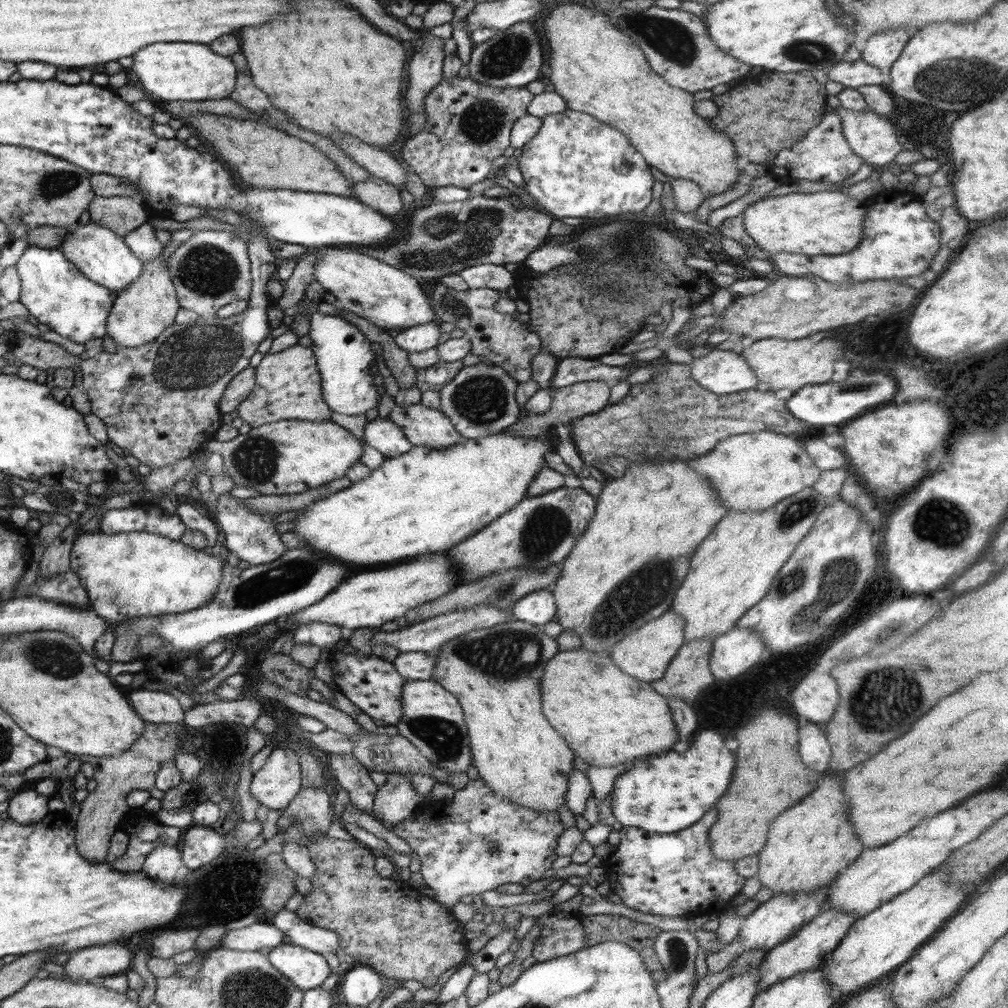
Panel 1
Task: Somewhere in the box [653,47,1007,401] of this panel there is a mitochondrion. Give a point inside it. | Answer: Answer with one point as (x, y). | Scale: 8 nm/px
(958, 94)

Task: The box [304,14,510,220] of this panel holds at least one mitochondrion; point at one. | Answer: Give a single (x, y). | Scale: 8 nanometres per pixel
(483, 121)

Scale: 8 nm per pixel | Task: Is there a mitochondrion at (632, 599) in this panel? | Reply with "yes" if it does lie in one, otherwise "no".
yes

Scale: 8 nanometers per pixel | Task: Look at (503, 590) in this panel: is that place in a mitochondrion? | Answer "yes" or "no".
yes

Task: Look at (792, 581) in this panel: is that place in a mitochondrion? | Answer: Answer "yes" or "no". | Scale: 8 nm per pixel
yes

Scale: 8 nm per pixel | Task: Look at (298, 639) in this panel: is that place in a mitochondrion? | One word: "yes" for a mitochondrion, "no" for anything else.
no

